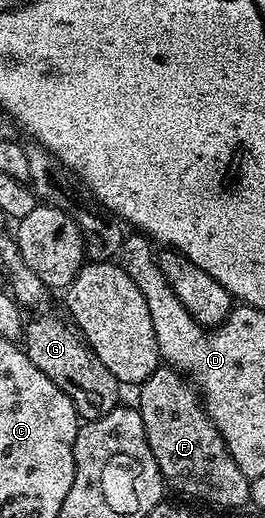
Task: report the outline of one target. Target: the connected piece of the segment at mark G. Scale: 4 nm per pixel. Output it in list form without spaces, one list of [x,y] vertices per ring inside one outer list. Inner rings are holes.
[[[45,312],[30,316],[33,318],[30,321],[28,318],[23,329],[23,348],[31,363],[35,363],[35,367],[39,367],[39,371],[43,371],[43,375],[47,375],[47,379],[51,379],[55,387],[59,387],[59,391],[63,391],[63,395],[71,399],[82,422],[94,421],[107,415],[117,408],[117,396],[123,392],[122,386],[115,379],[115,375],[111,375],[107,367],[103,367],[99,355],[95,355],[85,344],[85,338],[72,320]]]

